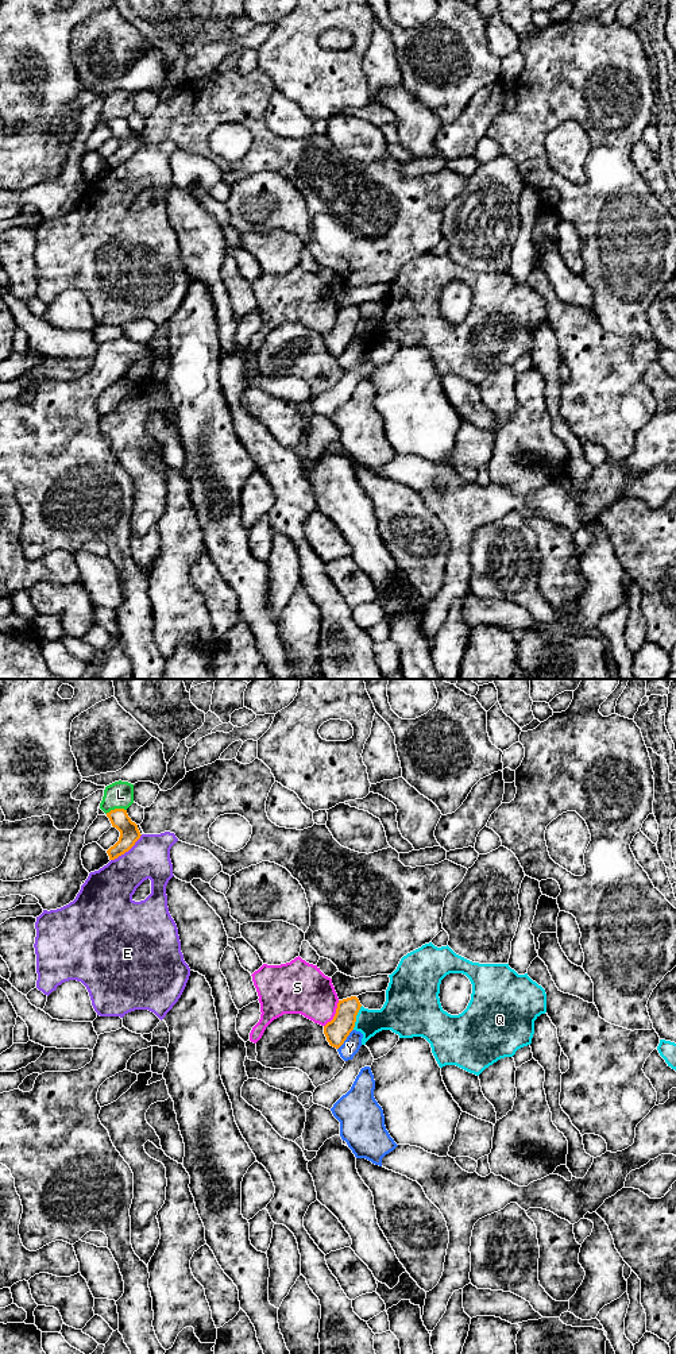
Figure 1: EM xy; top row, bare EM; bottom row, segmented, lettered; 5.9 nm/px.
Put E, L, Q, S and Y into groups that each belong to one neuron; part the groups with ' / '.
E / L / Q / S / Y

